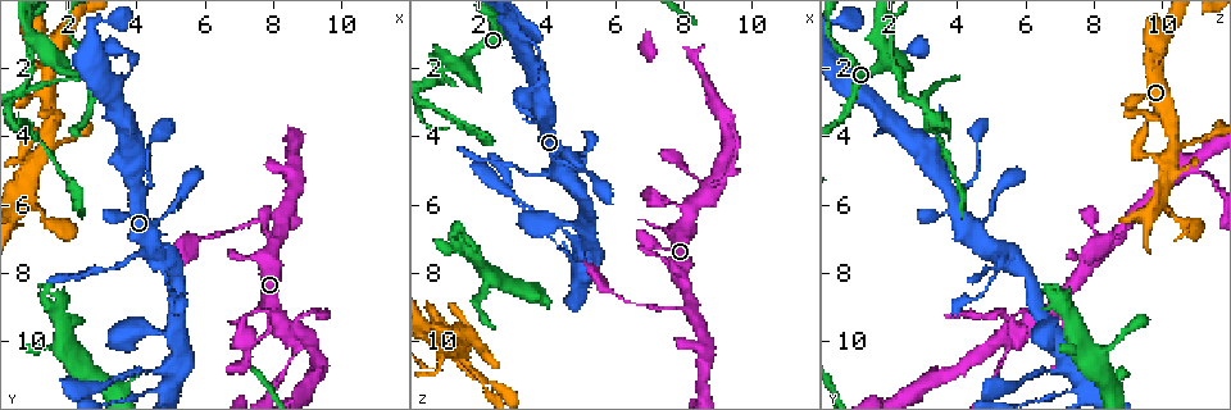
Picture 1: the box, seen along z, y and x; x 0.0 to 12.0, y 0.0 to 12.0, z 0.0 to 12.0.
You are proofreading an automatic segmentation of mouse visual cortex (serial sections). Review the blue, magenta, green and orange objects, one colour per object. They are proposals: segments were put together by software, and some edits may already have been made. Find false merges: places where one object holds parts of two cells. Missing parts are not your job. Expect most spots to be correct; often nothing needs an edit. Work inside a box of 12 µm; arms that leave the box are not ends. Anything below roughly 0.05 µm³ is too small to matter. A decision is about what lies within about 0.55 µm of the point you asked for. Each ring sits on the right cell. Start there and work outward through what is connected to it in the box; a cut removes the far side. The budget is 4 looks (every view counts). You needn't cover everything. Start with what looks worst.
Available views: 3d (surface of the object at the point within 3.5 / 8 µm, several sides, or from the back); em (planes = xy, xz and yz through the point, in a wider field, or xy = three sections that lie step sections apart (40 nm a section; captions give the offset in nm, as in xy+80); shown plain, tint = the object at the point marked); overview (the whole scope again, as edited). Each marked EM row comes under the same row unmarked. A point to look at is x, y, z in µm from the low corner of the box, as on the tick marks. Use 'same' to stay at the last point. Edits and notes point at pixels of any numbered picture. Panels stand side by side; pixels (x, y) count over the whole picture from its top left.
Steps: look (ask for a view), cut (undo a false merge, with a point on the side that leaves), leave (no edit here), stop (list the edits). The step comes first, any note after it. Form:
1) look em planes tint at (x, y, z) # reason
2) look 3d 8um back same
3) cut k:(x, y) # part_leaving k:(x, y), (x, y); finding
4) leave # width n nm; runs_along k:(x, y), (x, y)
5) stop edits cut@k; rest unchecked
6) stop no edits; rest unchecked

look 3d 8um at (4.5, 10.8, 6.9) # sudden change in width

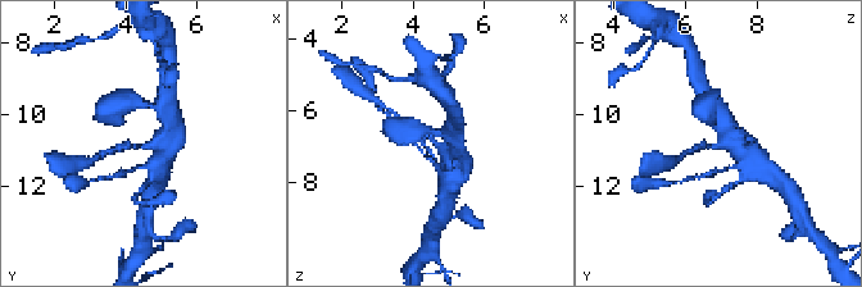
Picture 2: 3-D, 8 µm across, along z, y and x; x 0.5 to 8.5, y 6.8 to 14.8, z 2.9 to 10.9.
look em xy step 5 tint at (4.5, 10.9, 6.8) # now the EM

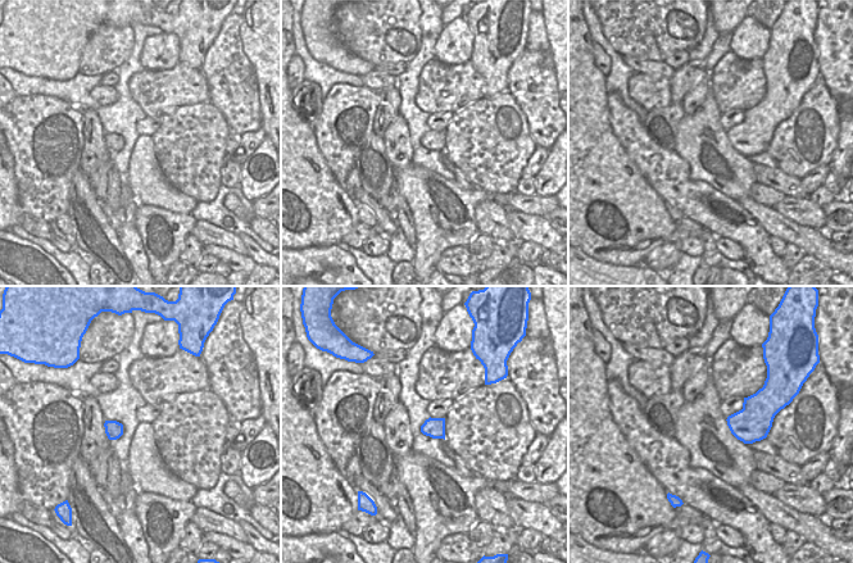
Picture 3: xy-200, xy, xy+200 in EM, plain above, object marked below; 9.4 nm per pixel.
leave # runs_along 2:(458, 150), (440, 147), (400, 118); continuous, no second cell

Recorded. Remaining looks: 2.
look 3d 3.5um at (3.6, 7.7, 5.2) # calibre changes

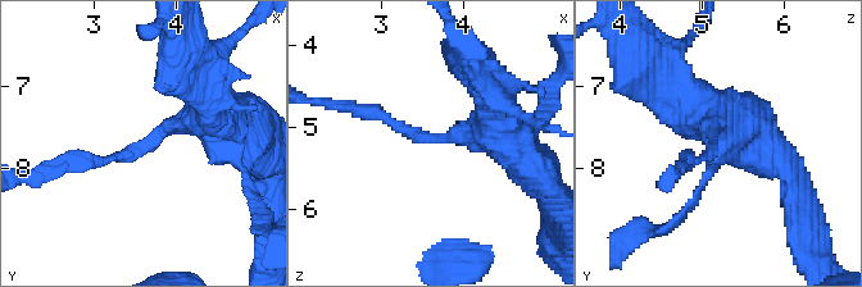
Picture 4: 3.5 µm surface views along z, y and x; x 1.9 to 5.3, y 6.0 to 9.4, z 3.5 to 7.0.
look em planes tint at (3.60, 7.70, 5.15)

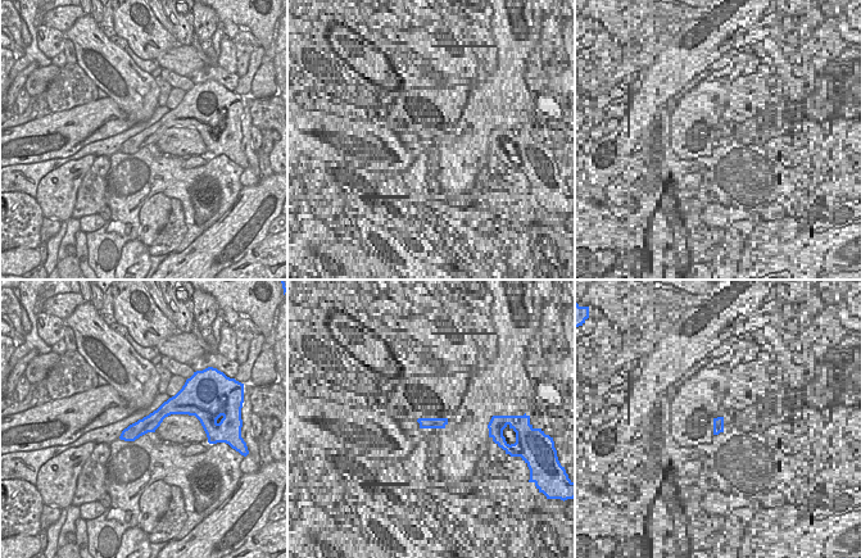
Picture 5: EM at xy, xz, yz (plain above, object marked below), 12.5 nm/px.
leave # arm_widths 150, 450 nm; runs_along 4:(204, 100), (126, 155), (71, 159); one cell here

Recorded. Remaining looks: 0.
stop no edits; rest unchecked

